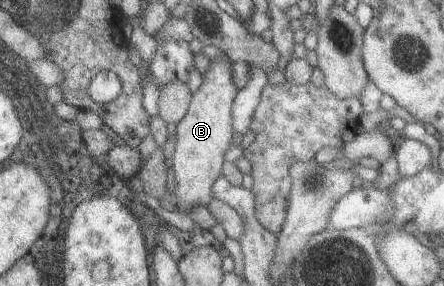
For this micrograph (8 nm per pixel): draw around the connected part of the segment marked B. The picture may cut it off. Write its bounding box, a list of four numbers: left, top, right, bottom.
[170,60,238,214]

